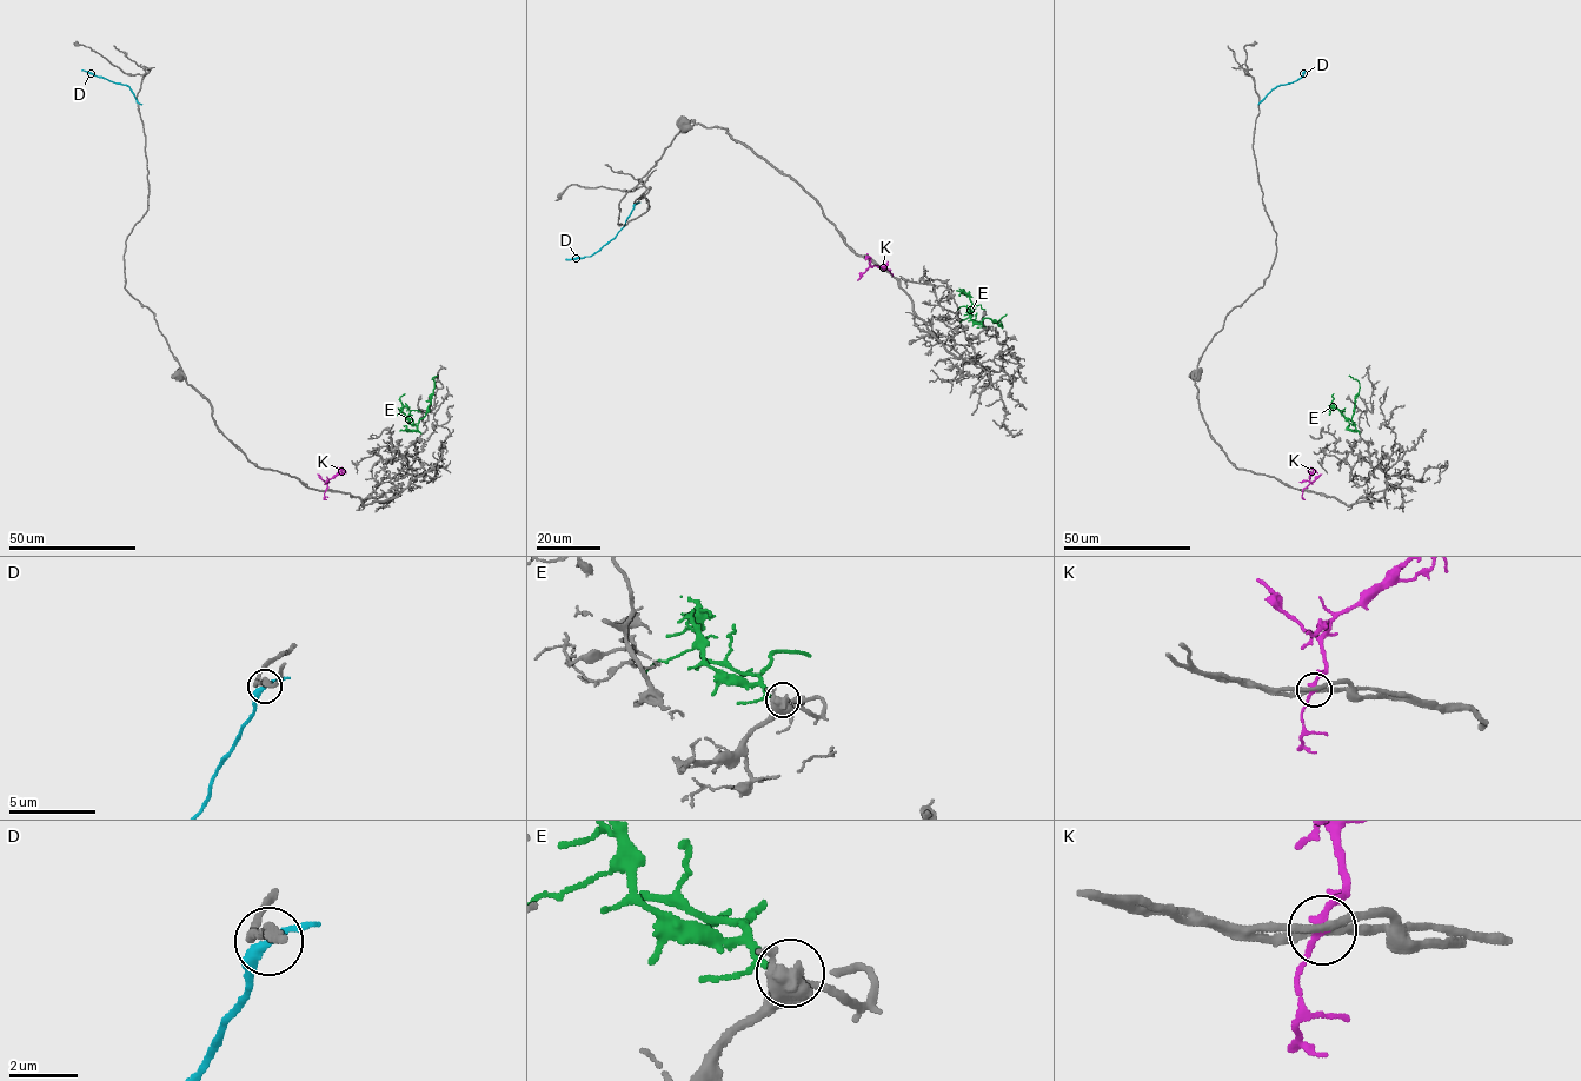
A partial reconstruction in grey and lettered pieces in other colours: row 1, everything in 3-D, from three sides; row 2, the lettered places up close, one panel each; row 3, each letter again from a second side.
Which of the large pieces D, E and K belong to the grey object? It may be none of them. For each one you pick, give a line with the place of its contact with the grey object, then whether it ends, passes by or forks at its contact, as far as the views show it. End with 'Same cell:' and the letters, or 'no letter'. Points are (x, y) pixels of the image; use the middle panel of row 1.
E: meets grey at (985, 326); it ends there
Same cell: E

